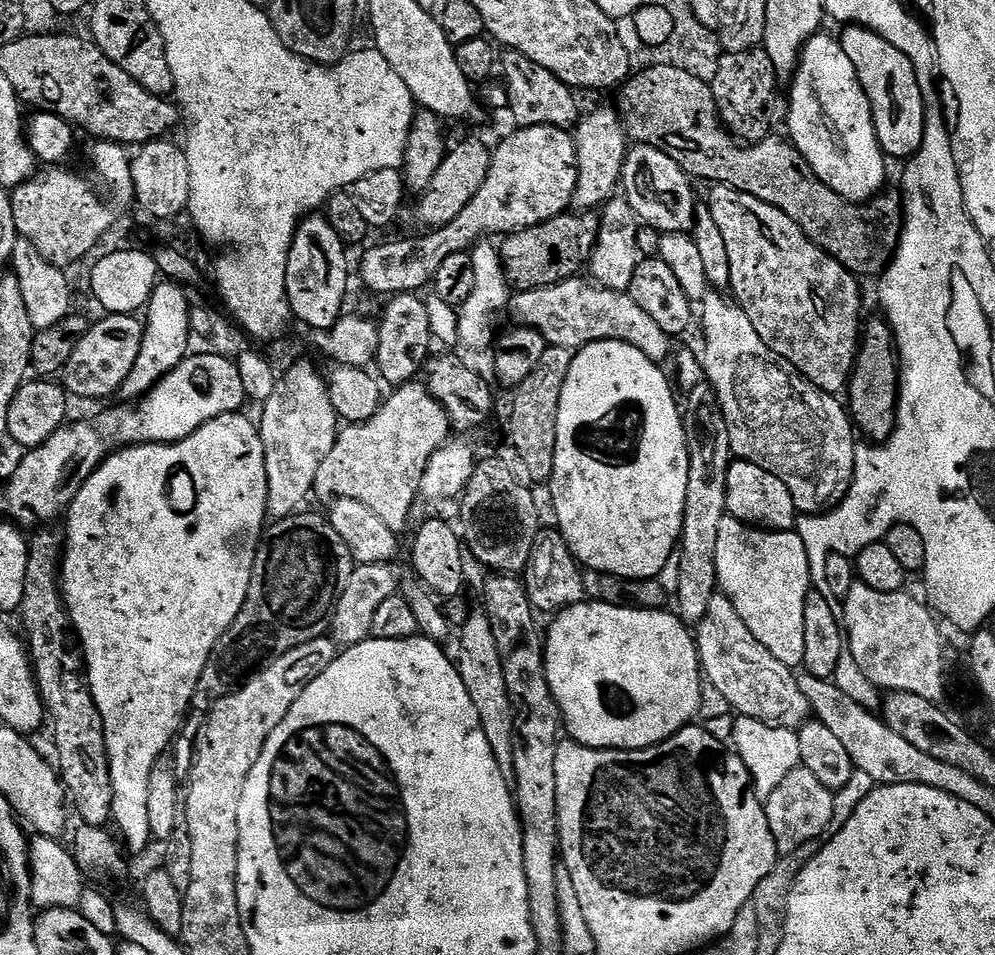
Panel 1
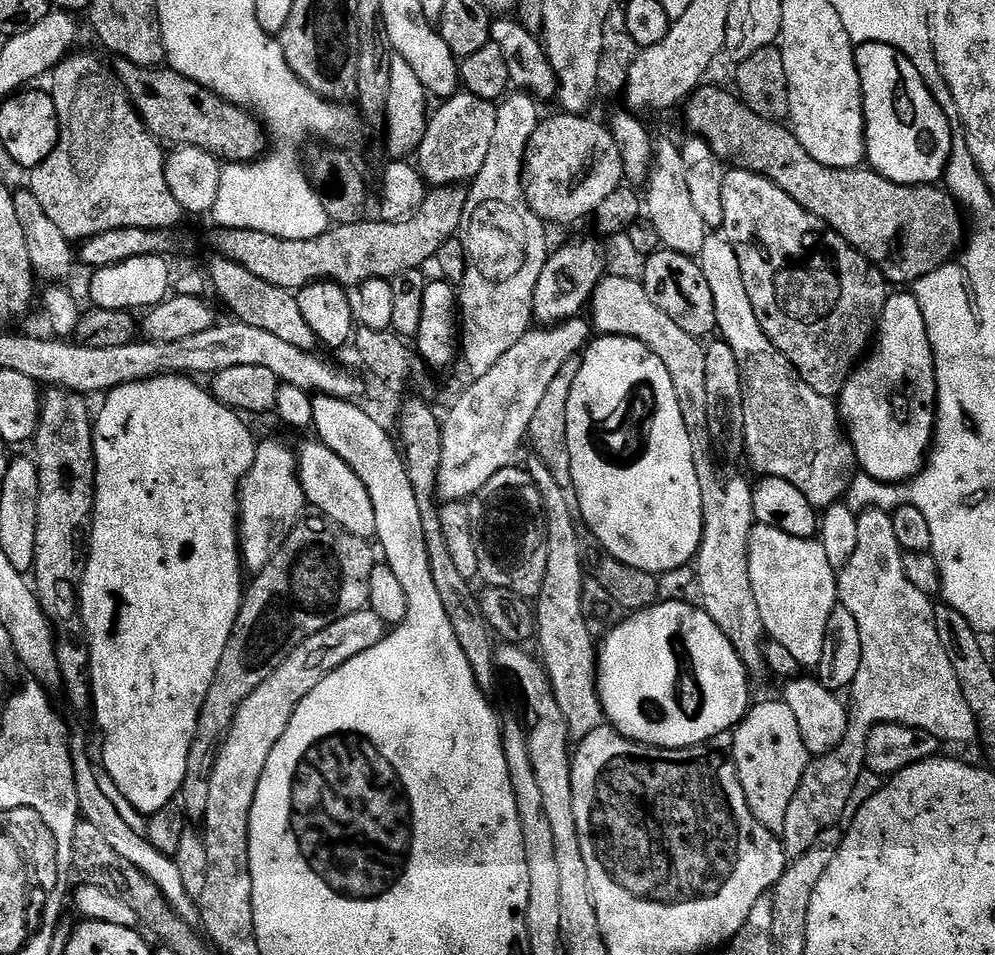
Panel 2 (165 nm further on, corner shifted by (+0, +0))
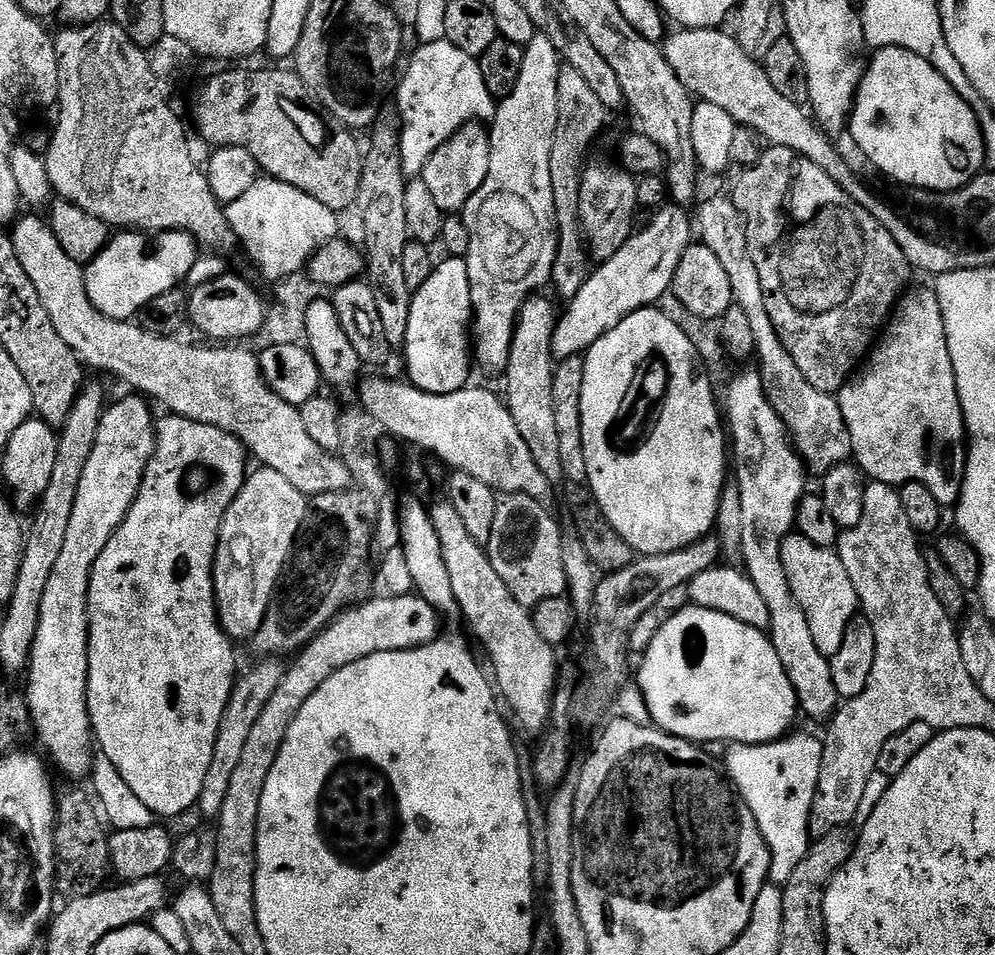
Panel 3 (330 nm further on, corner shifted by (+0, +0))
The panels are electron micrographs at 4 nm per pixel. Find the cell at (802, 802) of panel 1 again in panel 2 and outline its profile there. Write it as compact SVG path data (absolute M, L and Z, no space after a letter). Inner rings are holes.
M865 508L857 515L858 546L850 557L850 562L839 569L836 590L839 603L850 614L854 614L854 622L858 622L858 634L862 638L862 660L858 666L858 674L850 689L850 723L842 742L832 752L817 755L804 771L796 793L790 798L786 810L786 822L782 829L782 843L785 857L795 858L807 852L820 839L820 835L830 828L835 828L840 819L848 812L850 794L854 790L854 782L865 771L864 755L868 745L868 734L879 724L905 724L911 728L926 730L926 734L934 734L941 742L949 740L952 744L968 744L978 736L976 719L972 716L970 706L966 706L966 698L962 694L962 686L958 682L958 674L954 674L954 666L950 666L950 658L946 658L946 650L942 650L942 642L936 629L936 609L929 593L918 590L910 578L906 578L904 569L905 551L900 547L898 537L894 535L894 522L891 515L883 508Z

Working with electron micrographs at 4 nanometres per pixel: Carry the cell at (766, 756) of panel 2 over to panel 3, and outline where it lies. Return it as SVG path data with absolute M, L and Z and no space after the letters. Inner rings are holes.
M800 732L797 736L789 734L770 744L733 744L727 750L728 757L723 764L727 779L734 785L768 844L768 852L772 855L772 865L768 871L771 883L783 886L787 884L790 874L798 870L798 862L806 858L810 847L808 823L818 790L823 743Z

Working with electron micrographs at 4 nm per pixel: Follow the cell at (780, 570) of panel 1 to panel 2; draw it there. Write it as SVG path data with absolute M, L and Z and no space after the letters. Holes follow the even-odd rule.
M753 523L748 536L748 569L765 633L773 643L786 646L801 669L819 669L826 622L830 622L830 614L838 607L838 572L830 566L830 558L826 558L819 539L794 538L769 524Z

